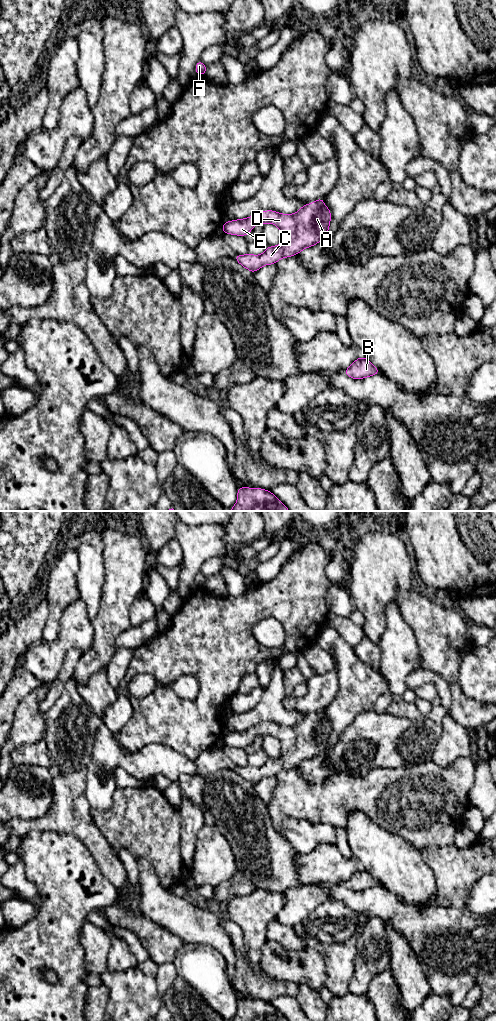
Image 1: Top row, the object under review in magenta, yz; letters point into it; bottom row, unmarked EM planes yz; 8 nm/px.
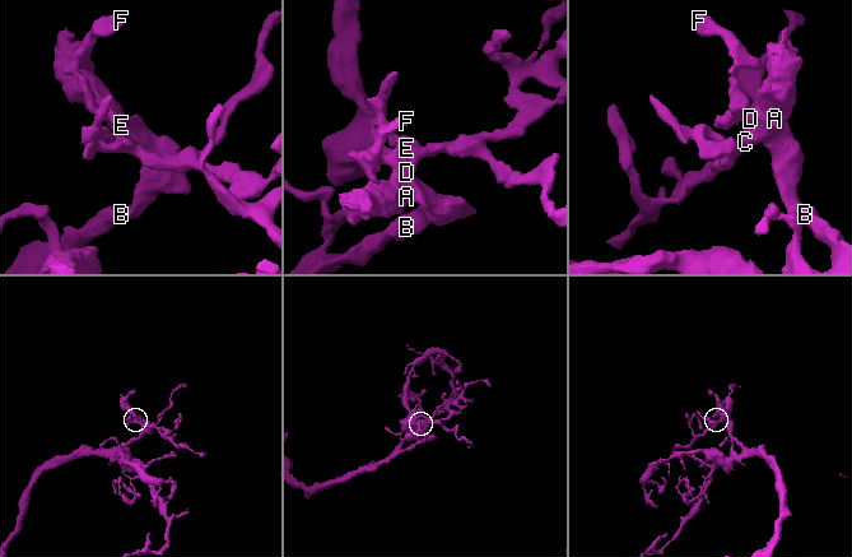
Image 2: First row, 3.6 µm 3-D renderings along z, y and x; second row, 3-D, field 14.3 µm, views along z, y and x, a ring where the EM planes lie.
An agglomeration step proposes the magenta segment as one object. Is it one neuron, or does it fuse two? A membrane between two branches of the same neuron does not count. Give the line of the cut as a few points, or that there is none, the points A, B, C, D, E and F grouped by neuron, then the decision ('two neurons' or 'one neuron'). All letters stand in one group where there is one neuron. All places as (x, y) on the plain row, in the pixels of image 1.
no cut | A B C D E F | one neuron

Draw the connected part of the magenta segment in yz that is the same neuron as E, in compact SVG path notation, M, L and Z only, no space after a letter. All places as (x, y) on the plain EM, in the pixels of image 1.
M322 709L315 712L312 716L306 715L294 726L282 726L274 722L266 722L259 723L244 731L227 733L223 735L221 743L224 746L245 749L253 742L256 736L270 735L276 737L280 741L282 751L280 757L269 757L261 767L247 765L245 767L236 766L233 769L241 778L255 785L265 777L276 776L283 769L289 770L298 767L302 762L323 753L328 746L331 729L331 723L324 717L324 709Z

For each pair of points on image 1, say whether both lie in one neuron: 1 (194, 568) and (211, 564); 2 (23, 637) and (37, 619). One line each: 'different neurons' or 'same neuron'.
1: different neurons
2: same neuron

